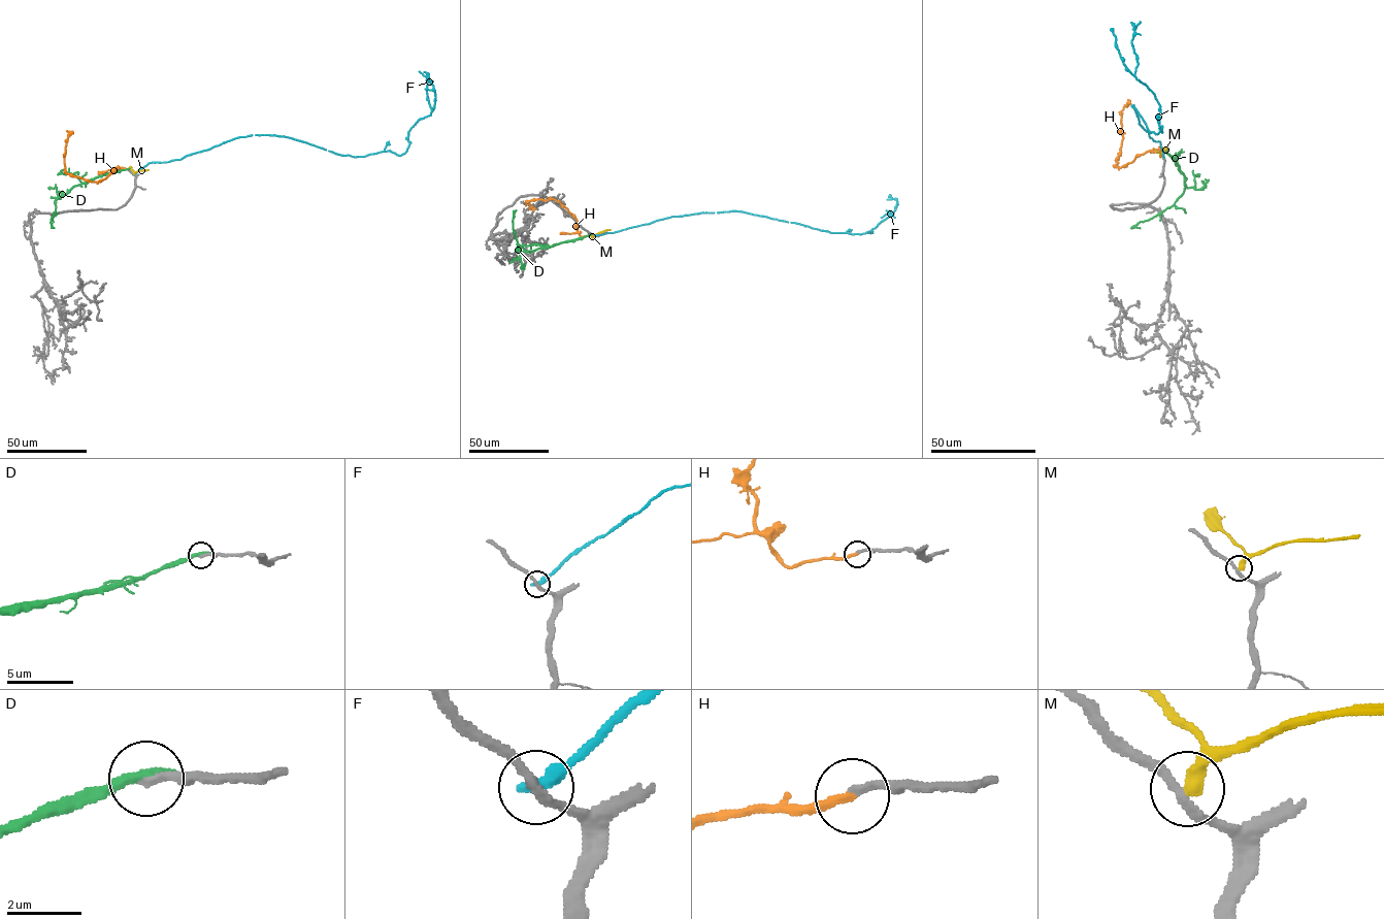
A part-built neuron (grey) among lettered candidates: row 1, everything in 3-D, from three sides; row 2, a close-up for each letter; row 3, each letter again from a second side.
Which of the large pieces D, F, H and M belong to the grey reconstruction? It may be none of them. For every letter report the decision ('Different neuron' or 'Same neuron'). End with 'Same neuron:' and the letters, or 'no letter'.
D: Different neuron
F: Different neuron
H: Same neuron
M: Different neuron
Same neuron: H

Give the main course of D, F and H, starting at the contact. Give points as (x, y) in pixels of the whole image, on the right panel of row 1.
D: (1163, 150), (1182, 172), (1183, 193), (1172, 206), (1130, 228)
F: (1163, 158), (1131, 105), (1151, 132), (1161, 126), (1162, 131), (1159, 104), (1134, 75), (1131, 40), (1140, 21)
H: (1163, 150), (1146, 151), (1131, 162), (1115, 166), (1122, 135), (1121, 110), (1128, 100)

